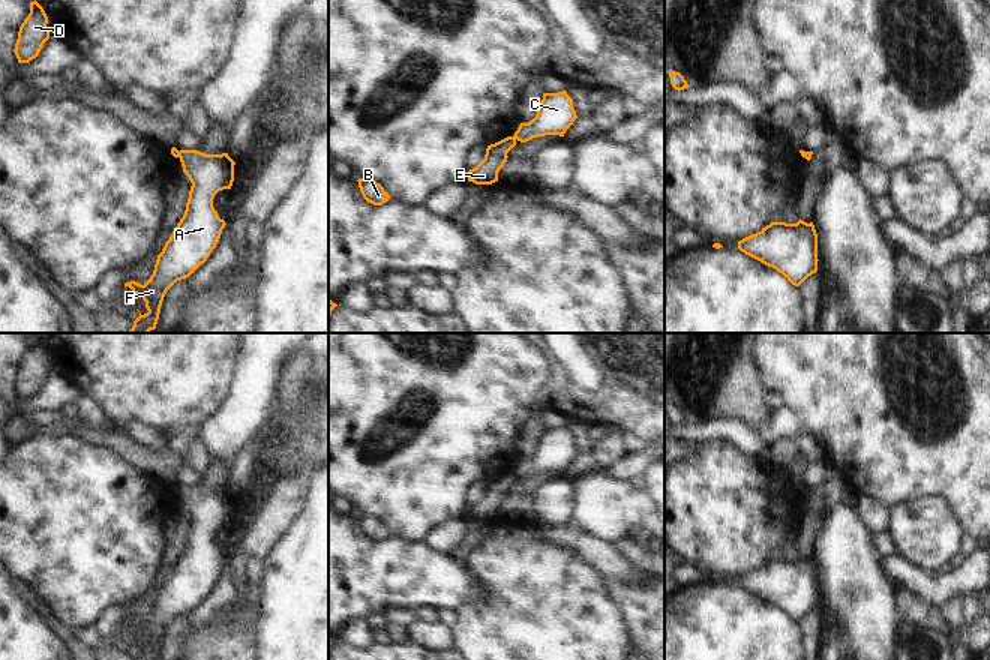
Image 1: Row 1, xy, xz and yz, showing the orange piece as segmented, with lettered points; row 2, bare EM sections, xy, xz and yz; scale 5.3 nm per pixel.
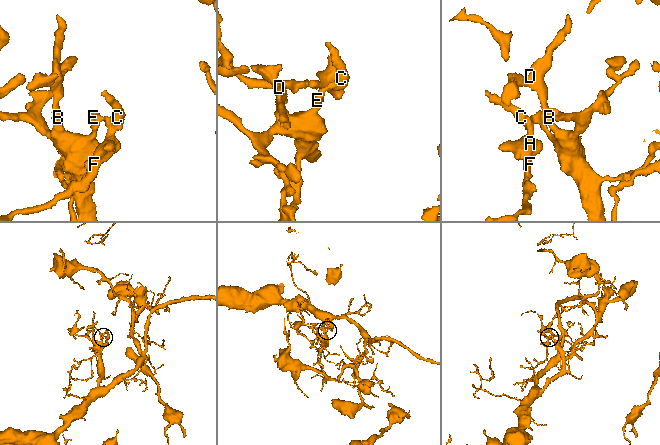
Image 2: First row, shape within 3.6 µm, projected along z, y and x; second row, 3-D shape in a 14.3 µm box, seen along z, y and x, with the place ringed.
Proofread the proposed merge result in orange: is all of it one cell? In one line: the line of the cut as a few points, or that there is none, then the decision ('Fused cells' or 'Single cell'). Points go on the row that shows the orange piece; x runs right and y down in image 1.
Split along xz (513, 135), (516, 138). Fused cells.

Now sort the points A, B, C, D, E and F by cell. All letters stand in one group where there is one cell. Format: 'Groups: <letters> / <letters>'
Groups: A C F / B D E.

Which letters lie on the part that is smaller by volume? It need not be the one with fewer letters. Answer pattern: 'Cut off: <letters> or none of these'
Cut off: A, C, F

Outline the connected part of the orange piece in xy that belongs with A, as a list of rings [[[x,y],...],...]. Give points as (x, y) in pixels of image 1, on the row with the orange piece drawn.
[[[180,150],[178,158],[192,183],[186,210],[158,255],[150,279],[144,285],[135,280],[124,284],[146,302],[148,310],[140,312],[129,333],[156,328],[166,291],[207,261],[226,225],[214,210],[213,198],[219,190],[231,189],[236,162],[228,153],[206,154],[198,150]]]

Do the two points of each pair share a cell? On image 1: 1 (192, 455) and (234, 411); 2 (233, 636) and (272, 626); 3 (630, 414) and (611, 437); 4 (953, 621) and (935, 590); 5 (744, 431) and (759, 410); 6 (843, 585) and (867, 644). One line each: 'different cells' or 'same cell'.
1: different cells
2: different cells
3: different cells
4: different cells
5: different cells
6: same cell

